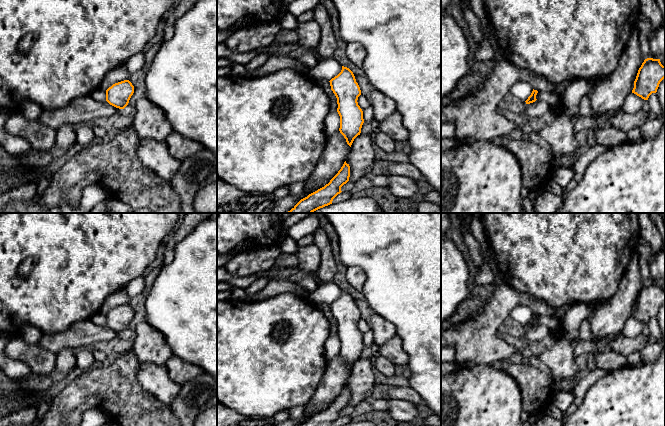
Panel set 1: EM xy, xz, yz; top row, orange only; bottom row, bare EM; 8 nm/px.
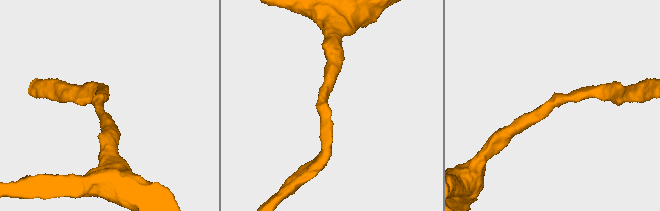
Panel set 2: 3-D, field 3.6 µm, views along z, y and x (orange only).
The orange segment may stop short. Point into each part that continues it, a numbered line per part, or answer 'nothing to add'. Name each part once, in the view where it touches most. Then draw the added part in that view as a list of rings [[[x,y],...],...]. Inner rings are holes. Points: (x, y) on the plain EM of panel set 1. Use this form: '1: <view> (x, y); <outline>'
nothing to add

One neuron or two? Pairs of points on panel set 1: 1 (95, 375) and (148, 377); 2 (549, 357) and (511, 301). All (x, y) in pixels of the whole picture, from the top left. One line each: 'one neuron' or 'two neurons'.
1: two neurons
2: two neurons

